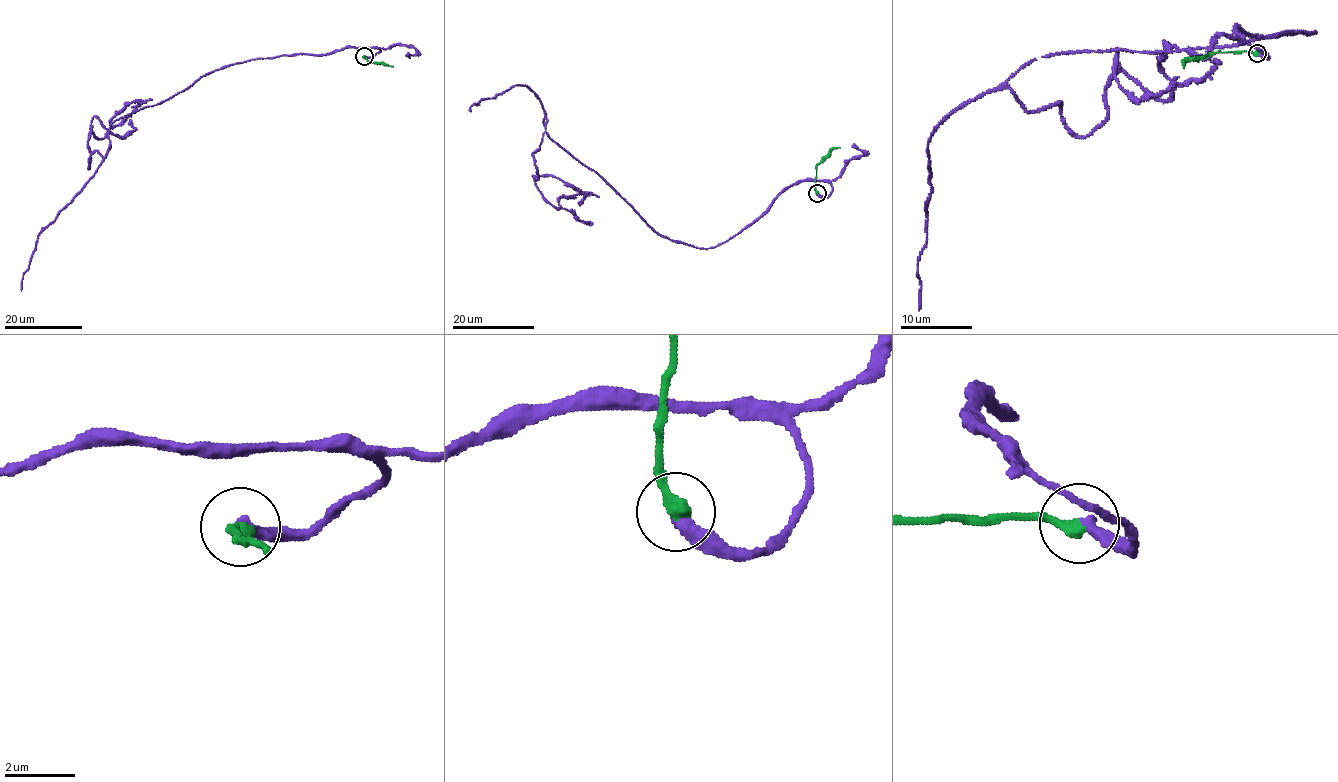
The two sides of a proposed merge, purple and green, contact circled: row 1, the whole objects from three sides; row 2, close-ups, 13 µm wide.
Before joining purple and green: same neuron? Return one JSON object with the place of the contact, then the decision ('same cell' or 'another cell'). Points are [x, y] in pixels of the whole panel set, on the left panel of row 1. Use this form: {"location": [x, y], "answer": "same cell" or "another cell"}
{"location": [364, 56], "answer": "same cell"}

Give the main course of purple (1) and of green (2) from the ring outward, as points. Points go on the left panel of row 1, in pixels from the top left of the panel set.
1: (364, 57), (380, 50), (222, 66), (114, 120), (87, 168), (90, 128), (103, 138), (152, 100)
2: (364, 57), (393, 67)

